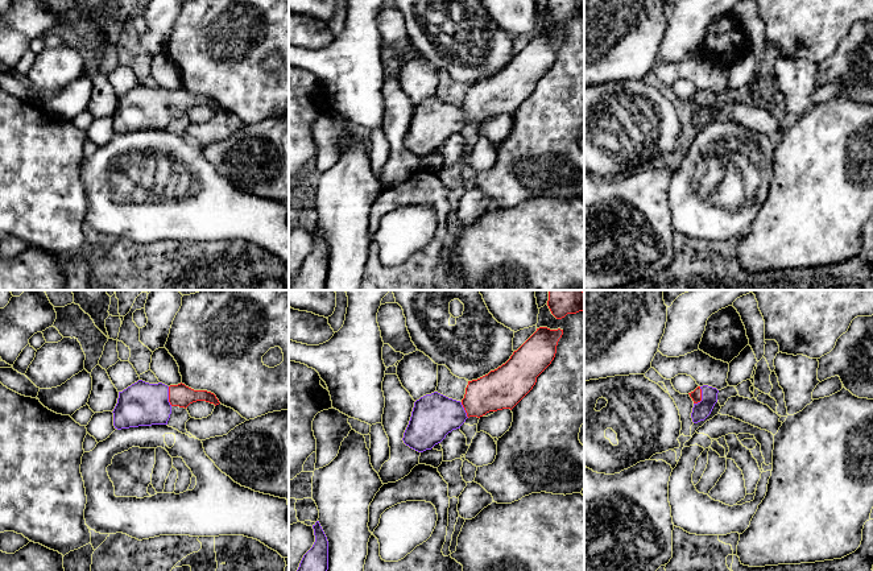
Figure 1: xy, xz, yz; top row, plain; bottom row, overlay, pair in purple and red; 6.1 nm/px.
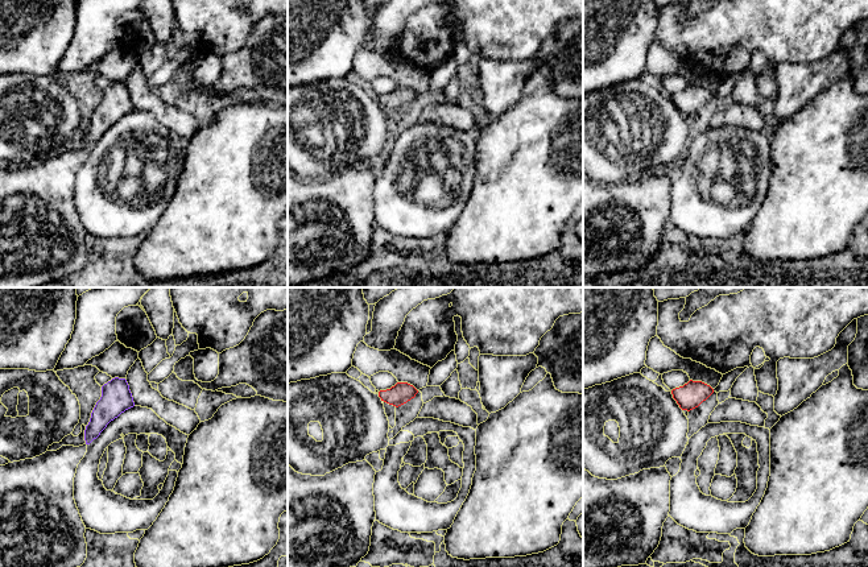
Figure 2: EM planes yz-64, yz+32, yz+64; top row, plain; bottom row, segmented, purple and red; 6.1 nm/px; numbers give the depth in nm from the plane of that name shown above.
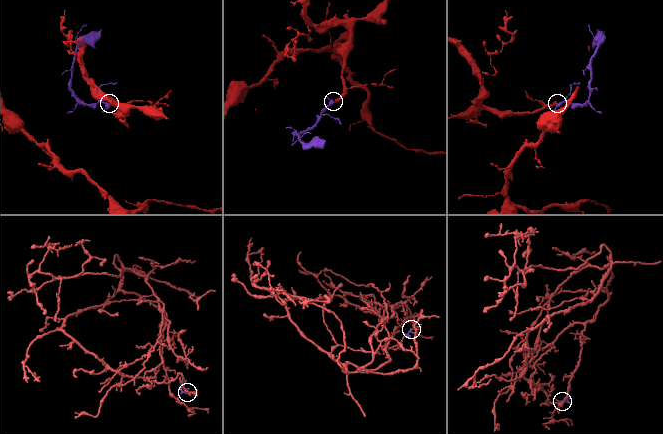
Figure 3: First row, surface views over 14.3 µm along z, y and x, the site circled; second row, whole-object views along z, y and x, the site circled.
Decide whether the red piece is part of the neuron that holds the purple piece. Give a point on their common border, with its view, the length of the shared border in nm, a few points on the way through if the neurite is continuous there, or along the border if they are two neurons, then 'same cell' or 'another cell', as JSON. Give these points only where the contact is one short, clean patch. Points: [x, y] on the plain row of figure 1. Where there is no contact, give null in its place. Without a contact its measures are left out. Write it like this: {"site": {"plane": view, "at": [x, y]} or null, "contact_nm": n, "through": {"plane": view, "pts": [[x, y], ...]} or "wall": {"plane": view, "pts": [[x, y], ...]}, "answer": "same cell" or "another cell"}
{"site": {"plane": "yz", "at": [702, 102]}, "contact_nm": 120, "through": {"plane": "yz", "pts": [[700, 115], [702, 102], [696, 99]]}, "answer": "same cell"}

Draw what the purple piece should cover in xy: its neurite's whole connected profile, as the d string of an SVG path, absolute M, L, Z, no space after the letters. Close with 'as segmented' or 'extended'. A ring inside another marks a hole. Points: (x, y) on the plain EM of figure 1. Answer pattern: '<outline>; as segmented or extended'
M142 84L119 96L113 113L113 131L117 135L167 129L173 111L187 112L196 105L219 109L216 100L207 95L194 95L185 88L149 88Z; extended

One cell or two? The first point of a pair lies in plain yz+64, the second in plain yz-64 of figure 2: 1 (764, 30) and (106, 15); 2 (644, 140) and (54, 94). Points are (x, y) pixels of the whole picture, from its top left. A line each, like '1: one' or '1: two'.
1: two
2: one

